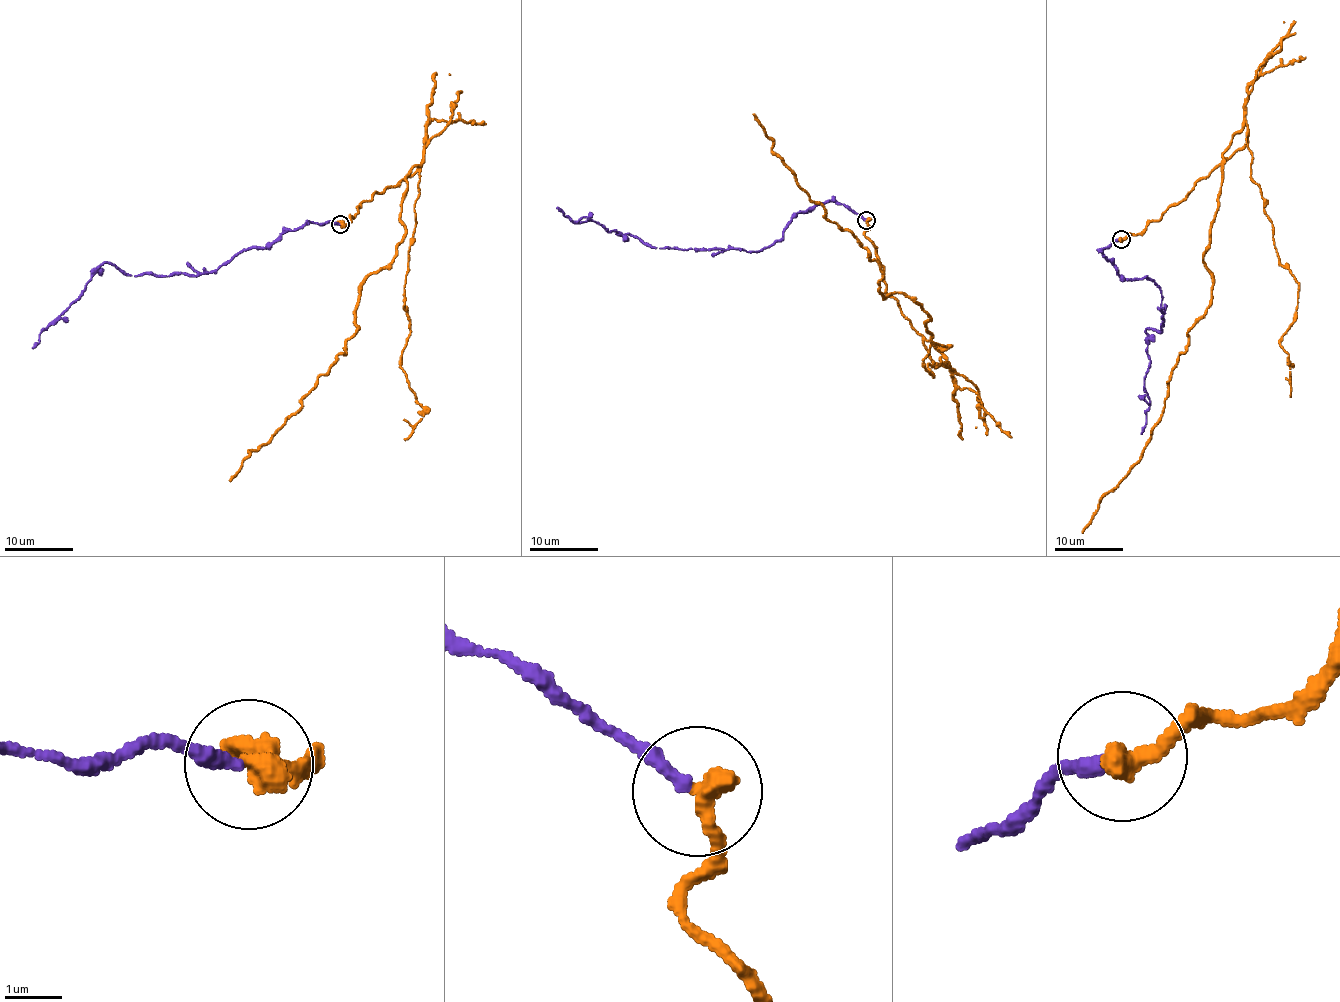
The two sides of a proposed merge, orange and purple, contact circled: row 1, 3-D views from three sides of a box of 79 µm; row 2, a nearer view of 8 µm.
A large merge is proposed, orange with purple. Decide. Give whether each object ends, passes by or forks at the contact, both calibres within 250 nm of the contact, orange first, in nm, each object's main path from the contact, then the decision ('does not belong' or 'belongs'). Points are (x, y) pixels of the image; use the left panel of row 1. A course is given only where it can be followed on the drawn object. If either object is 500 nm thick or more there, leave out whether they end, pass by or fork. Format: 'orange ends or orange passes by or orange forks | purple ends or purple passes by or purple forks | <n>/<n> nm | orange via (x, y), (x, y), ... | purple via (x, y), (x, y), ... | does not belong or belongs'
orange ends | purple ends | 440/240 nm | orange via (341, 224), (422, 161), (406, 176), (405, 237), (360, 290), (358, 331), (346, 351), (229, 480) | purple via (339, 224), (286, 230), (266, 247), (247, 248), (195, 276), (126, 276), (104, 262), (33, 348) | does not belong

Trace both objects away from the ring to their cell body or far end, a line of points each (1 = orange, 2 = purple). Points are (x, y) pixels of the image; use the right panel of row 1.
1: (1120, 239), (1241, 149), (1246, 125), (1222, 155), (1202, 257), (1211, 306), (1188, 332), (1143, 454), (1082, 532)
2: (1120, 240), (1105, 246), (1107, 261), (1161, 291), (1162, 333), (1147, 329), (1141, 434)

